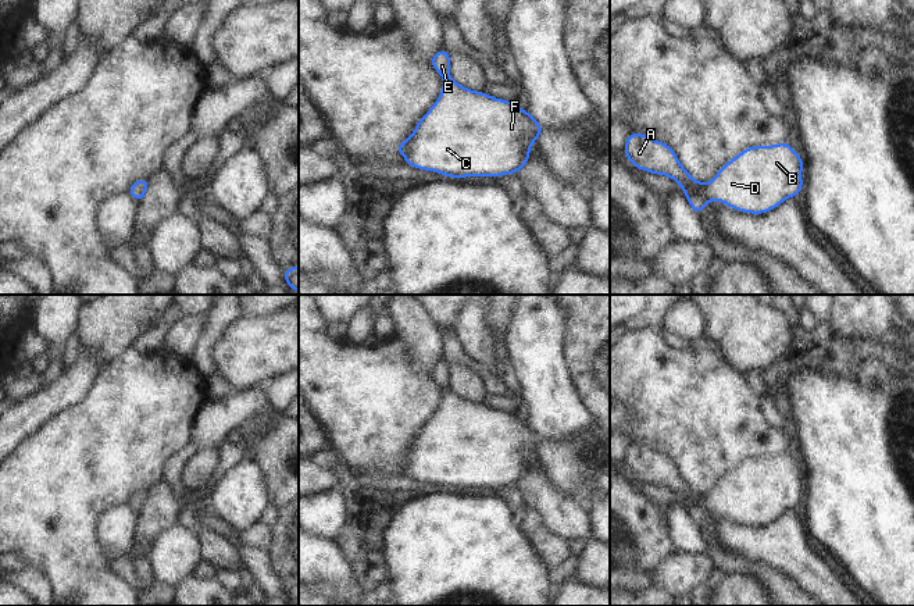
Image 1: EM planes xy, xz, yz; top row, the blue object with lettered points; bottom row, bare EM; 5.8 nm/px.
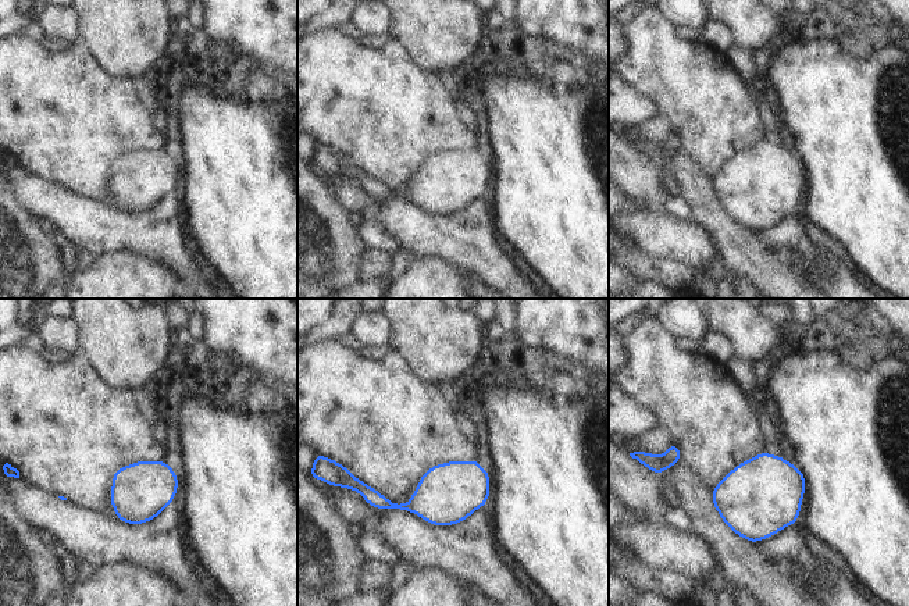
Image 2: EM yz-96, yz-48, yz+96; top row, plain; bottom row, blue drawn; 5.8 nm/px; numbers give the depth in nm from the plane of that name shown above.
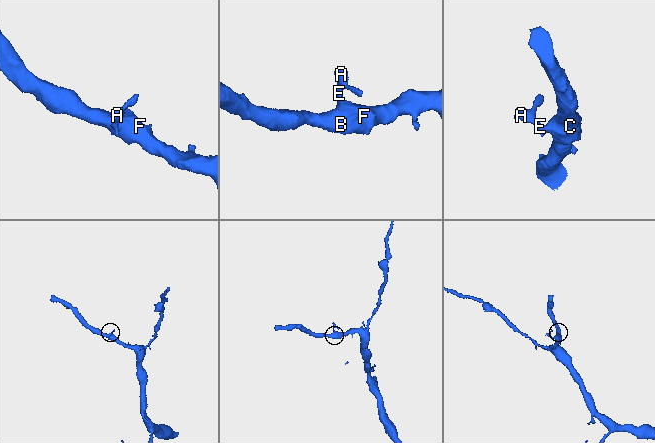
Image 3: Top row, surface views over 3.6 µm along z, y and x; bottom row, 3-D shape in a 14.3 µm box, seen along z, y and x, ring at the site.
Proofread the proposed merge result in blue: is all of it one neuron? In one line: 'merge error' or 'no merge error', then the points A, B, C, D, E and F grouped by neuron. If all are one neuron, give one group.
no merge error | A B C D E F

